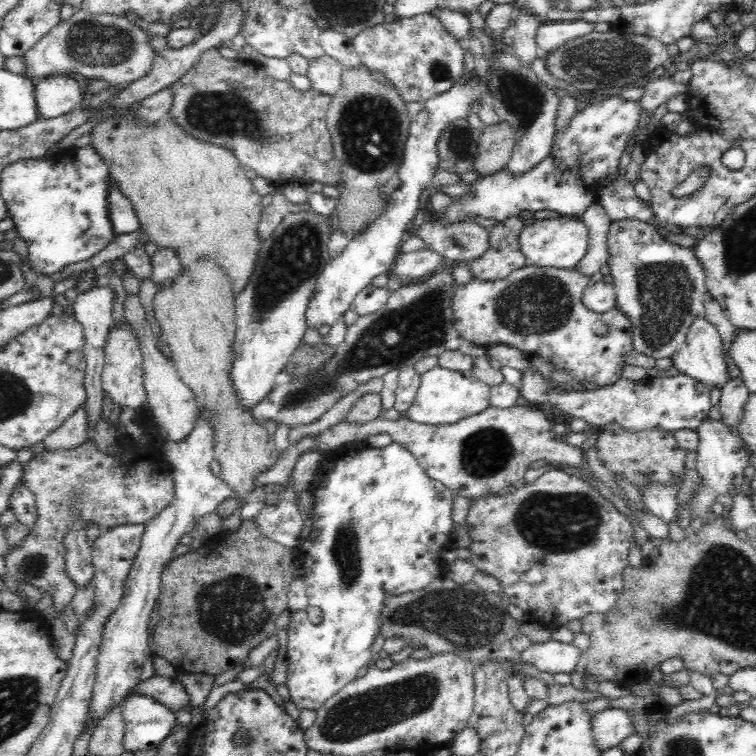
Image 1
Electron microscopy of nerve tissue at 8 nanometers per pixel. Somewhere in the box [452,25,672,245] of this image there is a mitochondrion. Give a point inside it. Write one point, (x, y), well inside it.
(620, 57)

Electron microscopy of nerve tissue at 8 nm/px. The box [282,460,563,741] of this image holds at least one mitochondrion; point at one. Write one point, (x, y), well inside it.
(465, 619)

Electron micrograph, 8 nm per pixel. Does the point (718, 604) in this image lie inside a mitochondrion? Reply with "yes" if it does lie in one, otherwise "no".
yes

